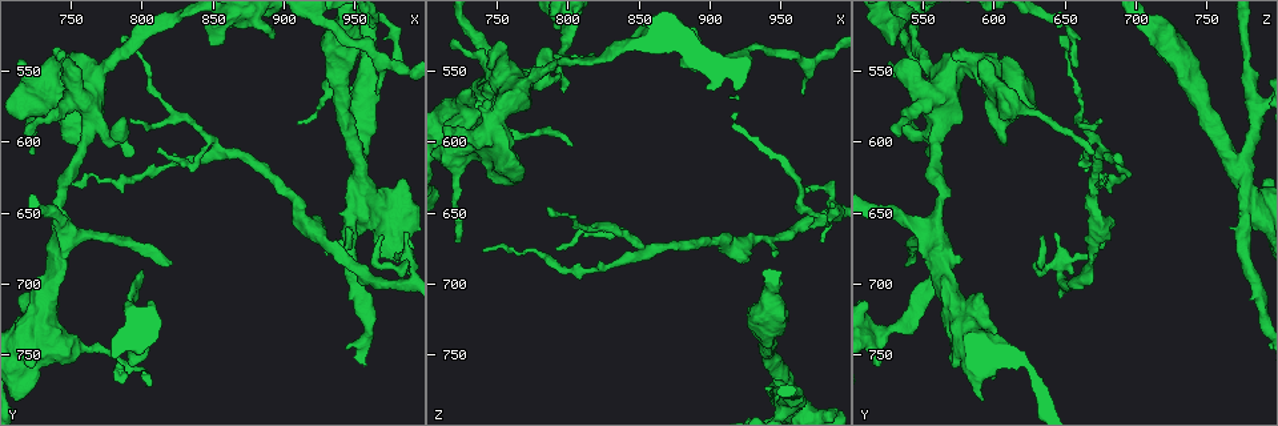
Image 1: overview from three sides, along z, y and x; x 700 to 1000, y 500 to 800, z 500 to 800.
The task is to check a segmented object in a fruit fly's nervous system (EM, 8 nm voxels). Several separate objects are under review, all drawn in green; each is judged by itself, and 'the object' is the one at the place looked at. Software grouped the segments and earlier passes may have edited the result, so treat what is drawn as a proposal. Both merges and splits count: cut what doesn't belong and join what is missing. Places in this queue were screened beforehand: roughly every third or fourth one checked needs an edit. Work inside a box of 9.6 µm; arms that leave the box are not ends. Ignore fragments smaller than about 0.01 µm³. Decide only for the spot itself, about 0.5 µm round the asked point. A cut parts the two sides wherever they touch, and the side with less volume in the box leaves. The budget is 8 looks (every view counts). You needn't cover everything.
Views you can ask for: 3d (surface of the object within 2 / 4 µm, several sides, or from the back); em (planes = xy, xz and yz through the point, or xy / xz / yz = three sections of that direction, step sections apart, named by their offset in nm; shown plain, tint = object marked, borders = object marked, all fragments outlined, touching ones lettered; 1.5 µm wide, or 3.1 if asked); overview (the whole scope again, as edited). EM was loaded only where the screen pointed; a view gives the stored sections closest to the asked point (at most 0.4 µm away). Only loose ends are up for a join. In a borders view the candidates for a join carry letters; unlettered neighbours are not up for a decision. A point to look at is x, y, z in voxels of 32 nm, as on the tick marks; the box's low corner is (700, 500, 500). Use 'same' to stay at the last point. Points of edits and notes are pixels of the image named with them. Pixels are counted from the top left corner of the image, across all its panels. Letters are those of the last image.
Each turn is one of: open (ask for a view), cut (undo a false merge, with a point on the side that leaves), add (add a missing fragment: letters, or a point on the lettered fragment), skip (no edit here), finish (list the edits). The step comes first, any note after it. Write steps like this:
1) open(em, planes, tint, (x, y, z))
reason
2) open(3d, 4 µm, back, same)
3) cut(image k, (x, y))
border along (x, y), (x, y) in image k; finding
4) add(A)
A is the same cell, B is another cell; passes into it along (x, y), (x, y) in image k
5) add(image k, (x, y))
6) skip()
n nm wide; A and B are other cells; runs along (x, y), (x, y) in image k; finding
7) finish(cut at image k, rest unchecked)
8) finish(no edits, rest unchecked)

open(em, planes, tint, (834, 616, 664))
sharp bend

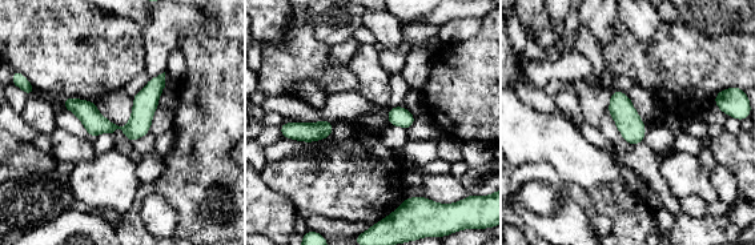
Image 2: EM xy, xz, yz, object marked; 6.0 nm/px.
open(em, planes, borders, same)

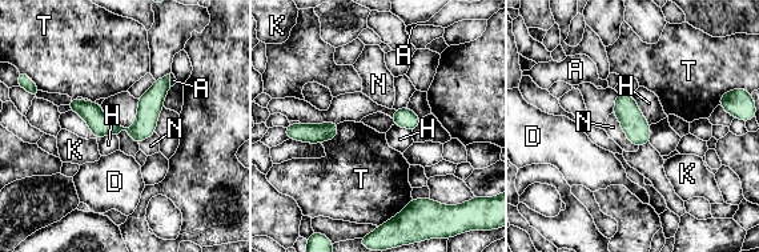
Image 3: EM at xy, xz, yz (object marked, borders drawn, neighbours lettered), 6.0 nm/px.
skip()
A, D, H, K, N and T are other cells; runs along (167, 79), (133, 130), (71, 104) in image 3; one cell here

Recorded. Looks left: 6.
open(3d, 4 µm, (722, 610, 672))
thin end

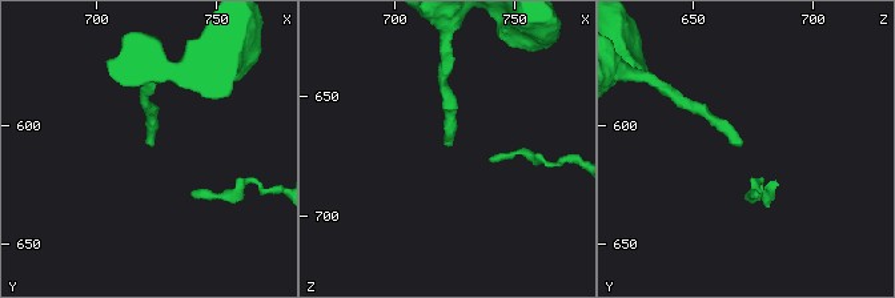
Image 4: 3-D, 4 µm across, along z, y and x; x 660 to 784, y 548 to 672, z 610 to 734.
open(em, planes, borders, (724, 608, 671))

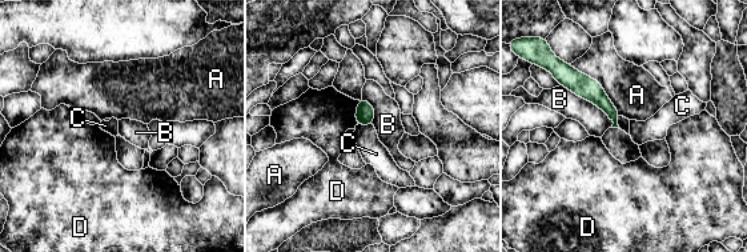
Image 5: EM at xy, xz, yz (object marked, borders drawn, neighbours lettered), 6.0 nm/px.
skip()
A, B, C and D are other cells; border along (357, 124), (372, 126) in image 5; none of them fits

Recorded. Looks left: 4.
open(3d, 2 µm, (954, 620, 774))
three arms meet

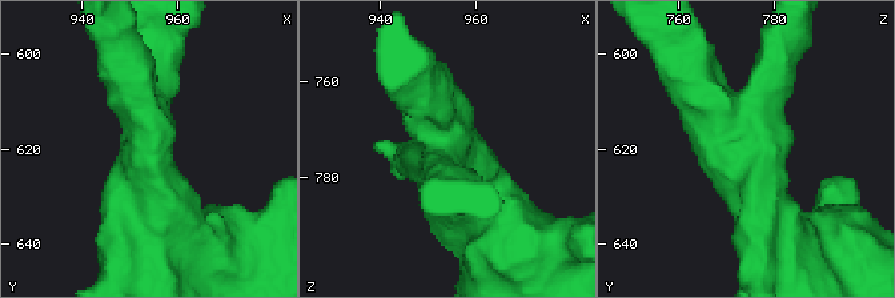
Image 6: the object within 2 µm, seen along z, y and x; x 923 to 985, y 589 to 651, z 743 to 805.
open(em, xy, step 8, borders, (954, 620, 772))
3 arms; arms of 280, 340, 380 nm

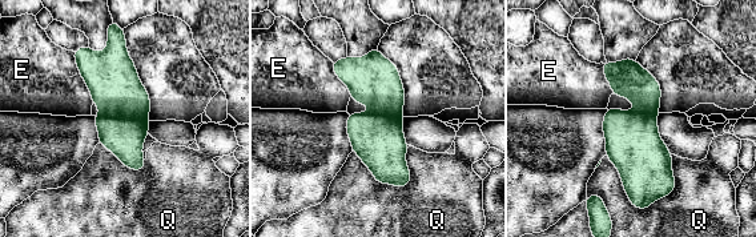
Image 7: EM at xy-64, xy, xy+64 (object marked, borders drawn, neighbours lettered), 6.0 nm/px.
cut(image 7, (632, 75))
E and Q are other cells; border along (616, 63), (627, 81), (642, 80) in image 7; a second cell is stuck on

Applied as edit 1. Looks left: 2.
finish(cut at image 7, rest unchecked)

